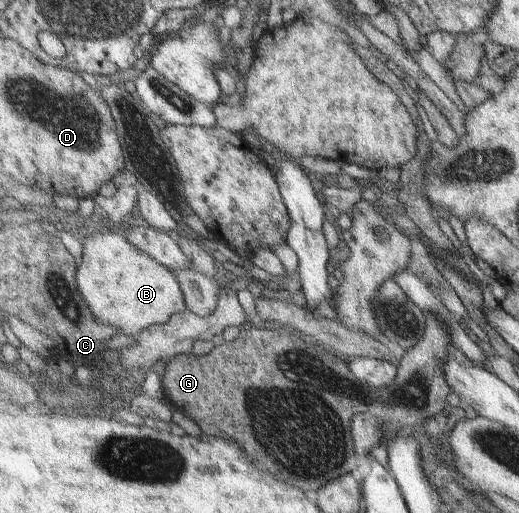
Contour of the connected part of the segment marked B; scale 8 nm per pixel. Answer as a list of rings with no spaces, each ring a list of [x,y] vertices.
[[[113,223],[106,226],[103,231],[91,234],[87,241],[86,255],[80,262],[76,279],[82,289],[82,296],[96,315],[96,319],[104,324],[114,325],[125,335],[138,336],[152,325],[166,325],[174,315],[189,311],[186,295],[177,274],[170,270],[168,265],[154,259],[150,253],[132,245],[132,241],[128,241],[124,232],[118,231]]]

